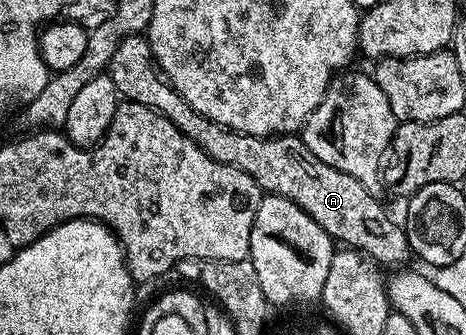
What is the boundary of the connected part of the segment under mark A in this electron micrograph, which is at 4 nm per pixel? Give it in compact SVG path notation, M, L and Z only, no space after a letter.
M144 35L128 36L119 42L109 62L107 75L111 82L115 82L118 97L163 114L163 118L187 134L187 138L191 138L191 142L200 146L208 156L251 174L262 193L282 196L298 204L307 215L315 218L315 222L319 222L319 226L323 226L323 230L338 245L364 252L370 260L381 266L387 264L391 270L408 265L405 263L411 260L411 253L404 227L385 213L384 206L373 197L376 195L371 189L363 186L363 182L315 158L315 154L311 154L311 150L307 150L301 141L300 135L248 136L232 132L199 114L155 67L149 41Z

